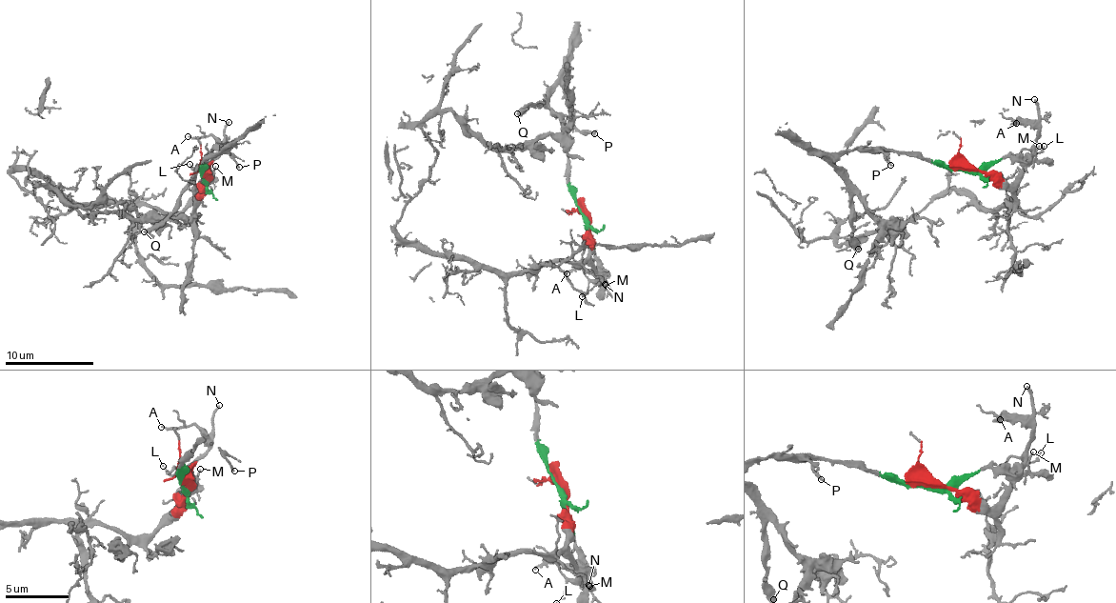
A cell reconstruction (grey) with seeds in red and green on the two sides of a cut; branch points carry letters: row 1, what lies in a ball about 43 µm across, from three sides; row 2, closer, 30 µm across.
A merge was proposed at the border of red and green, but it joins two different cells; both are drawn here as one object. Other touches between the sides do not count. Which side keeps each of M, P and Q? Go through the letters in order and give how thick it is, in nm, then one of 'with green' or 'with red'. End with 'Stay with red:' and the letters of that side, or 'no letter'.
M: 110 nm thick; with green
P: 160 nm thick; with green
Q: 320 nm thick; with green
Stay with red: no letter

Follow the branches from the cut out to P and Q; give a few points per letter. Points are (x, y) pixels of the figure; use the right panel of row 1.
P: (966, 170), (882, 149), (886, 161), (891, 166)
Q: (966, 170), (895, 152), (846, 150), (834, 165), (846, 185), (851, 234), (857, 248)

